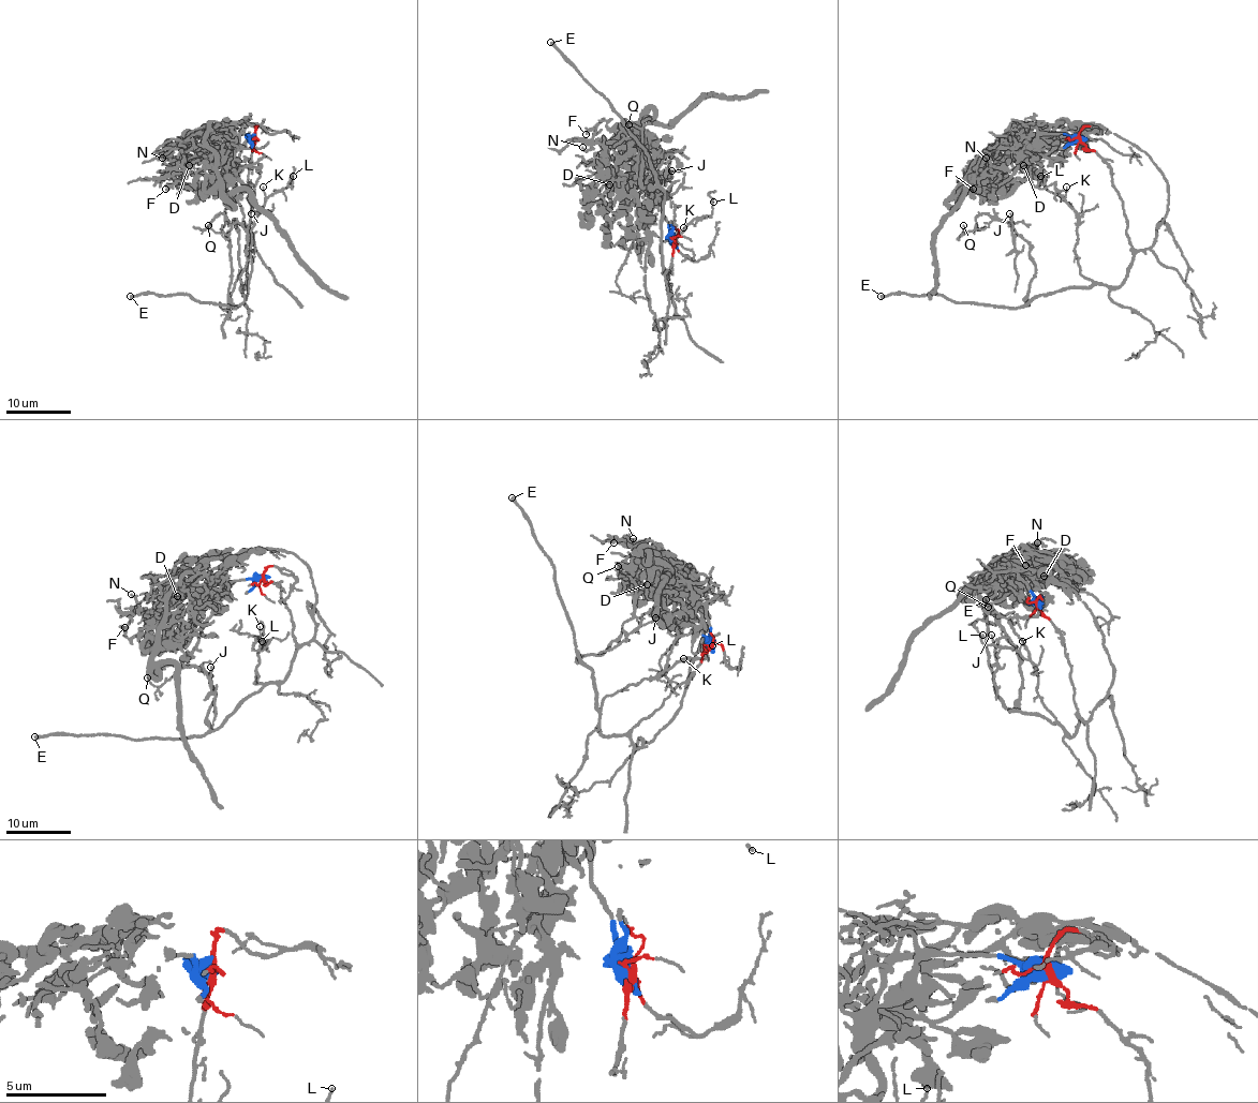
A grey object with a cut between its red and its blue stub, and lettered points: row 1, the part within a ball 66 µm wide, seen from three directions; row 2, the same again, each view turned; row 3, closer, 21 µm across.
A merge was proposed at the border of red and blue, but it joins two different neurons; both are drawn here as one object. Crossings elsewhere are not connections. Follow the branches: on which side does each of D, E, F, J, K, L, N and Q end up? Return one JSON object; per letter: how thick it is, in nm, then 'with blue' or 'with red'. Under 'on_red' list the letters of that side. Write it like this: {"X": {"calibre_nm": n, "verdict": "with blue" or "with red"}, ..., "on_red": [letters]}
{"D": {"calibre_nm": 190, "verdict": "with blue"}, "E": {"calibre_nm": 360, "verdict": "with red"}, "F": {"calibre_nm": 150, "verdict": "with blue"}, "J": {"calibre_nm": 140, "verdict": "with red"}, "K": {"calibre_nm": 110, "verdict": "with red"}, "L": {"calibre_nm": 120, "verdict": "with red"}, "N": {"calibre_nm": 180, "verdict": "with blue"}, "Q": {"calibre_nm": 130, "verdict": "with red"}, "on_red": ["E", "J", "K", "L", "Q"]}

